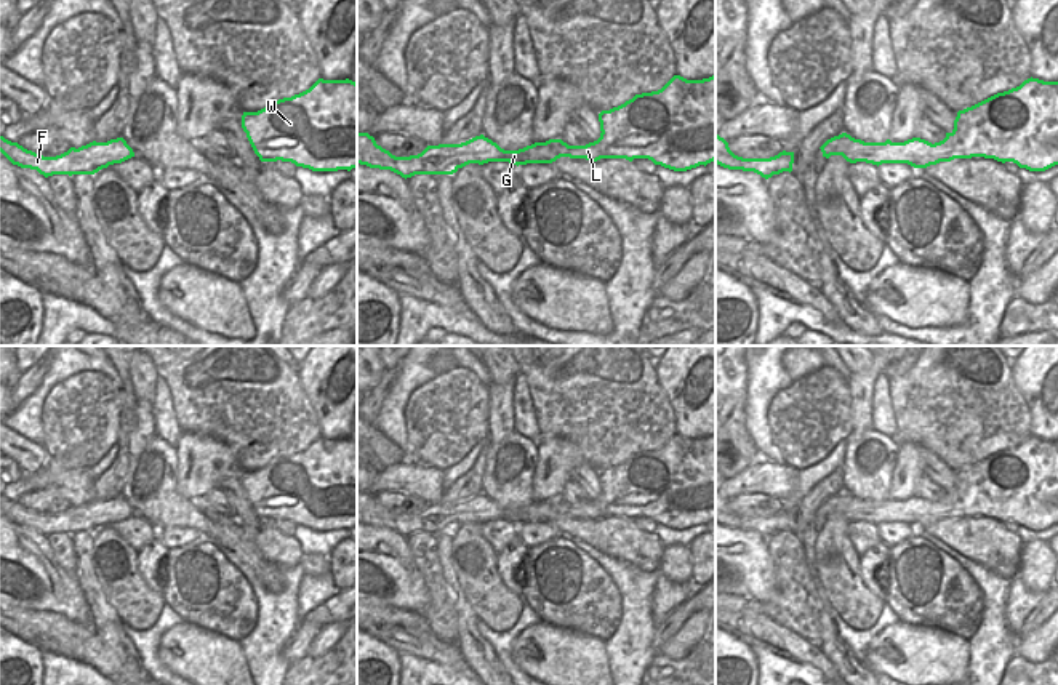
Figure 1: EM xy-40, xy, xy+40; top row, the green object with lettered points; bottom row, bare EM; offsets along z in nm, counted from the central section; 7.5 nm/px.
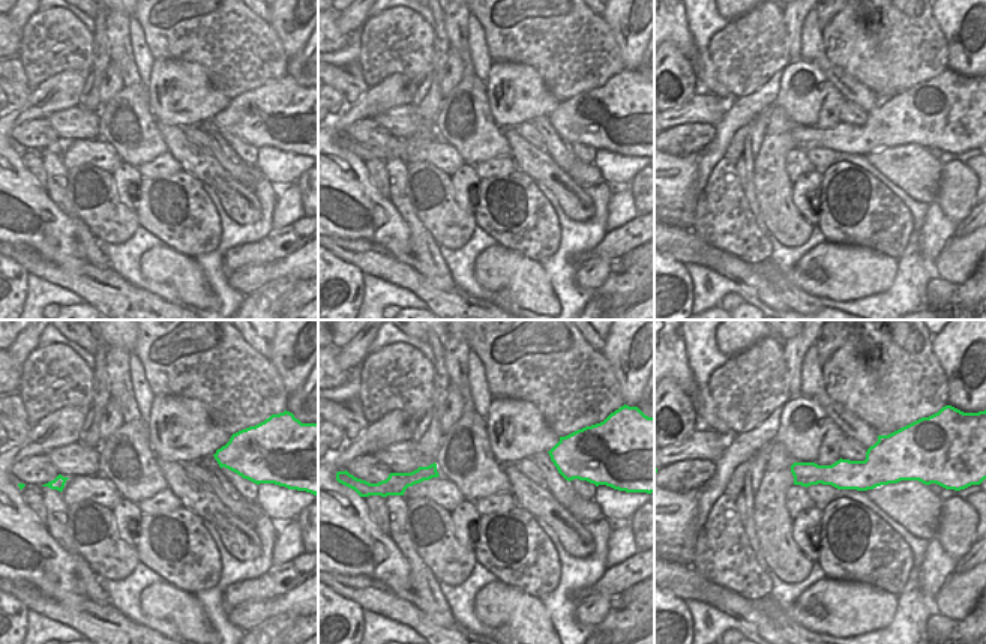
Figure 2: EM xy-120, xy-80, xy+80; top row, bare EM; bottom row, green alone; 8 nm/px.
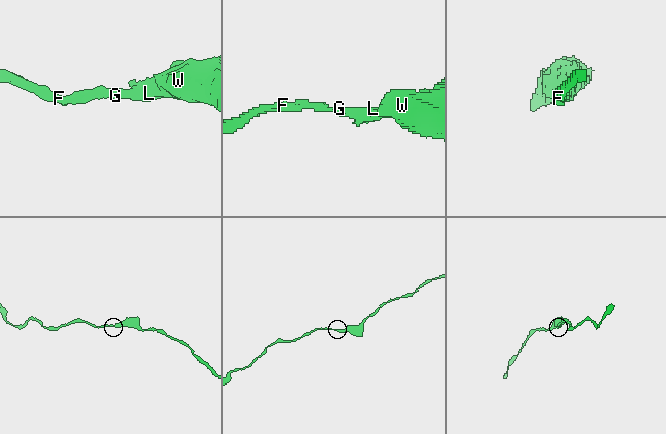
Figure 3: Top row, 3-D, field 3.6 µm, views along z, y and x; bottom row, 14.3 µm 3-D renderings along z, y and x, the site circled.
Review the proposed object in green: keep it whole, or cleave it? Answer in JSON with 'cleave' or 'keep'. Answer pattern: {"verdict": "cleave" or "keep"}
{"verdict": "keep"}

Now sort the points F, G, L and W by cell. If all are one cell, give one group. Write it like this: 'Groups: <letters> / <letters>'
Groups: F G L W

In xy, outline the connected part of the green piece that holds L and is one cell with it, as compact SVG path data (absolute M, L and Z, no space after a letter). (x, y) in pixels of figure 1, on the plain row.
M674 434L661 448L635 453L624 463L599 472L600 496L586 504L568 504L562 498L535 501L519 509L504 509L483 493L461 503L427 504L421 512L395 515L376 503L368 491L357 491L357 522L391 528L402 536L415 533L453 533L469 522L509 520L512 523L552 522L560 515L586 517L648 517L674 530L687 530L715 519L715 434L687 439Z

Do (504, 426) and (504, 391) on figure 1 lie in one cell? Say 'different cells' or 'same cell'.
same cell

